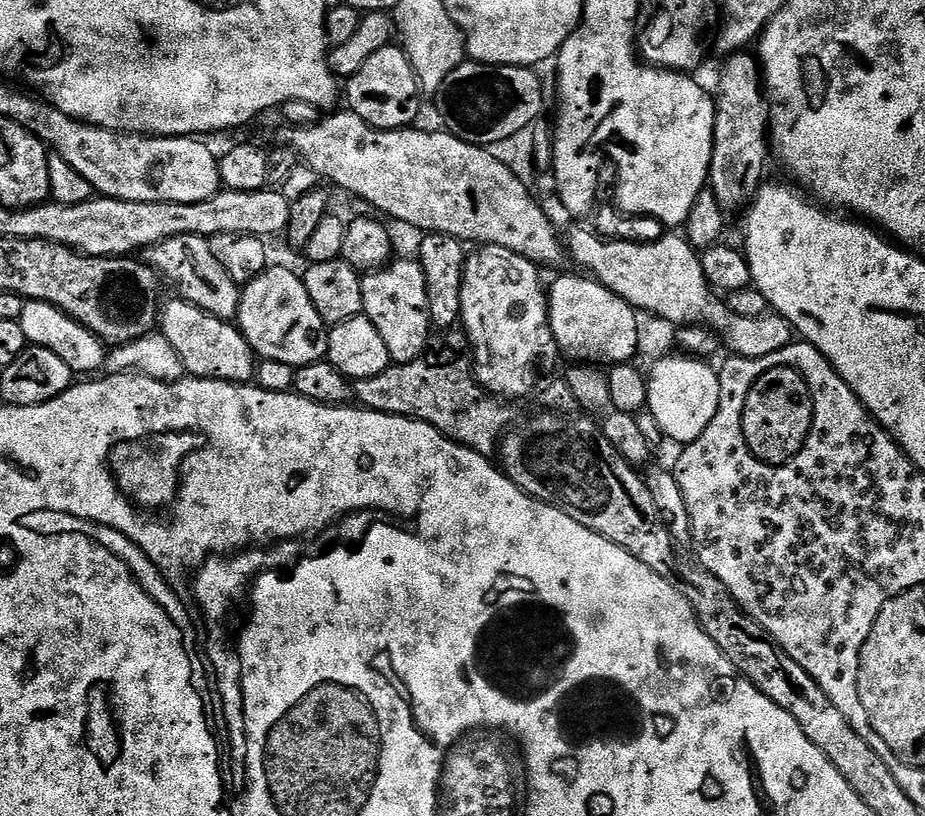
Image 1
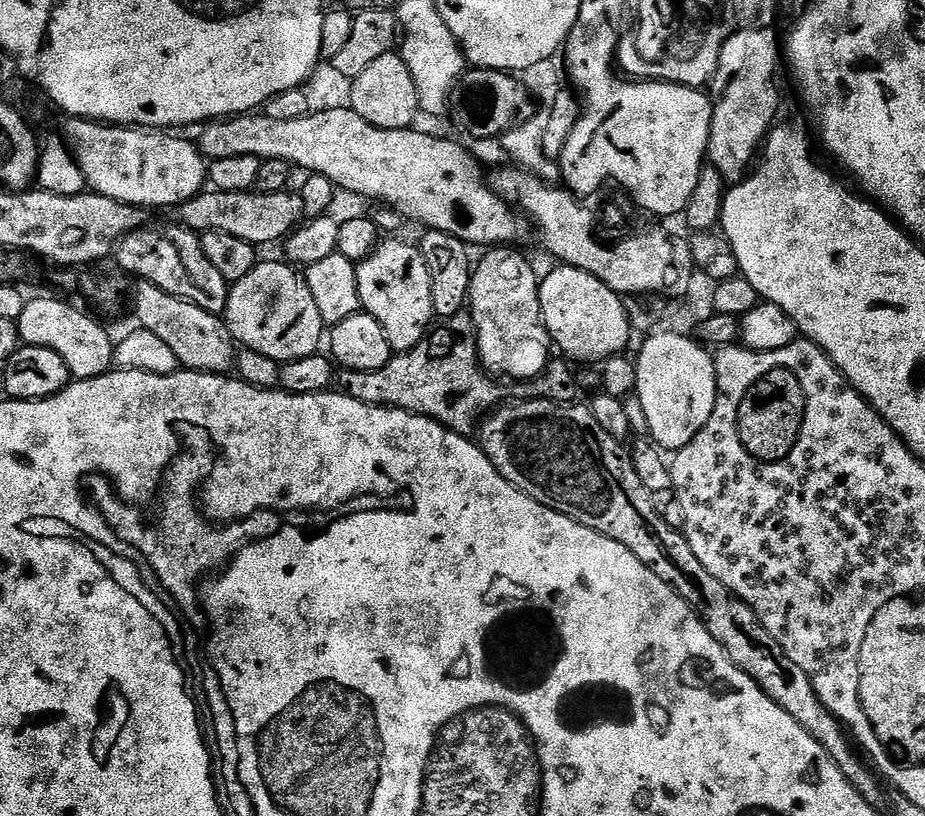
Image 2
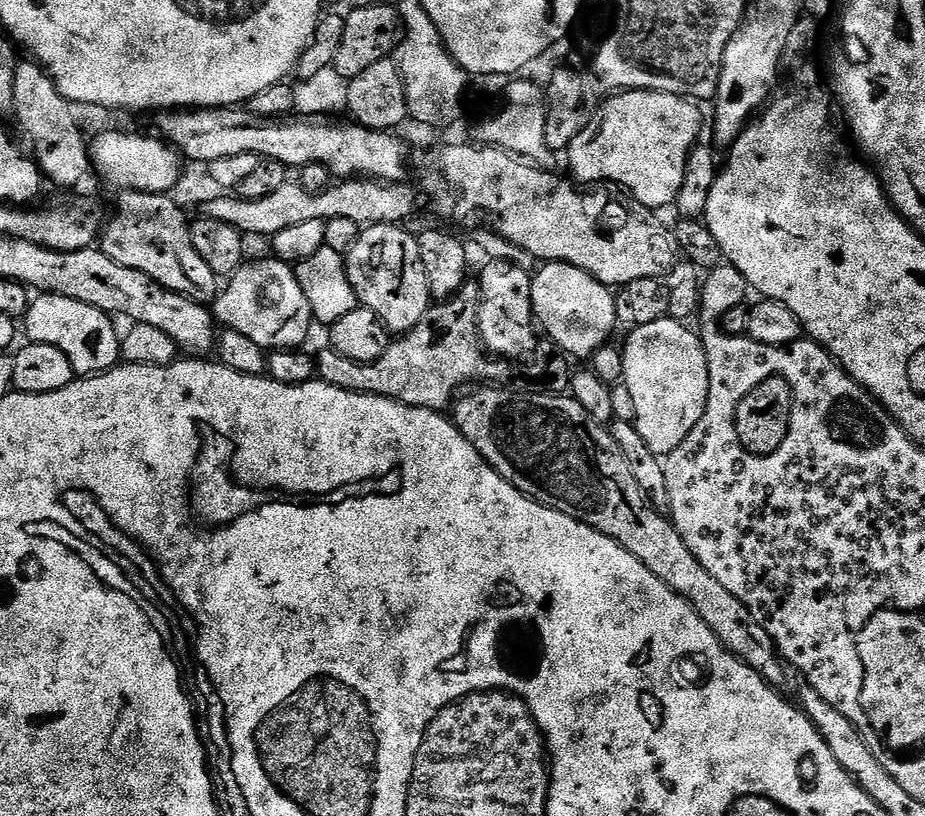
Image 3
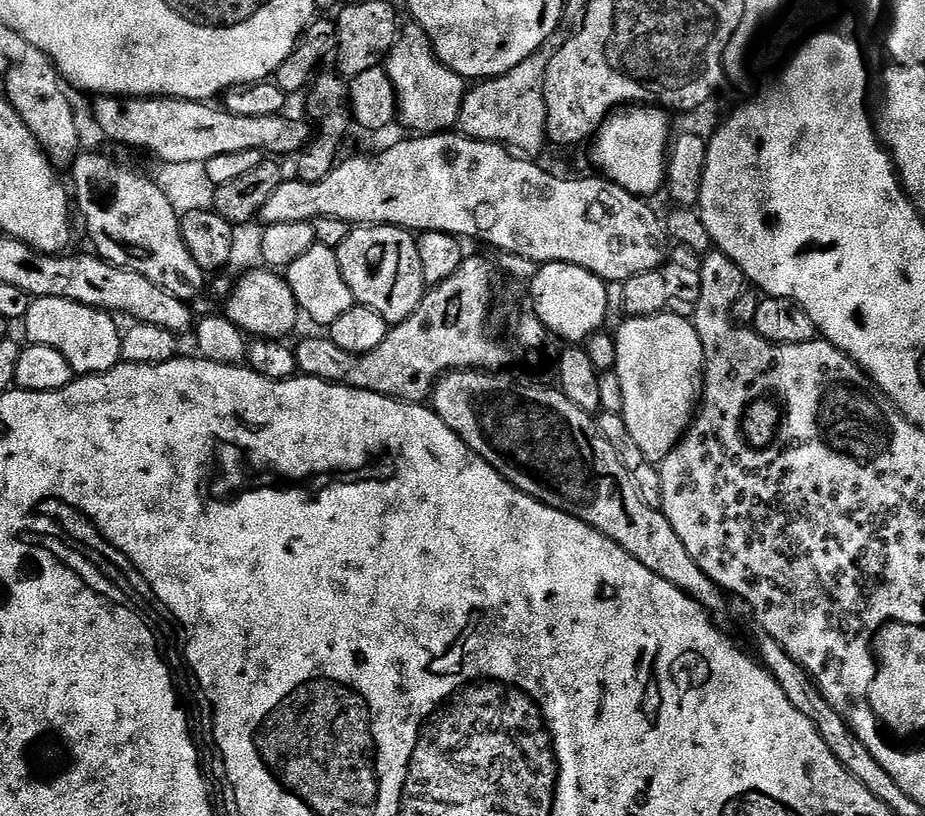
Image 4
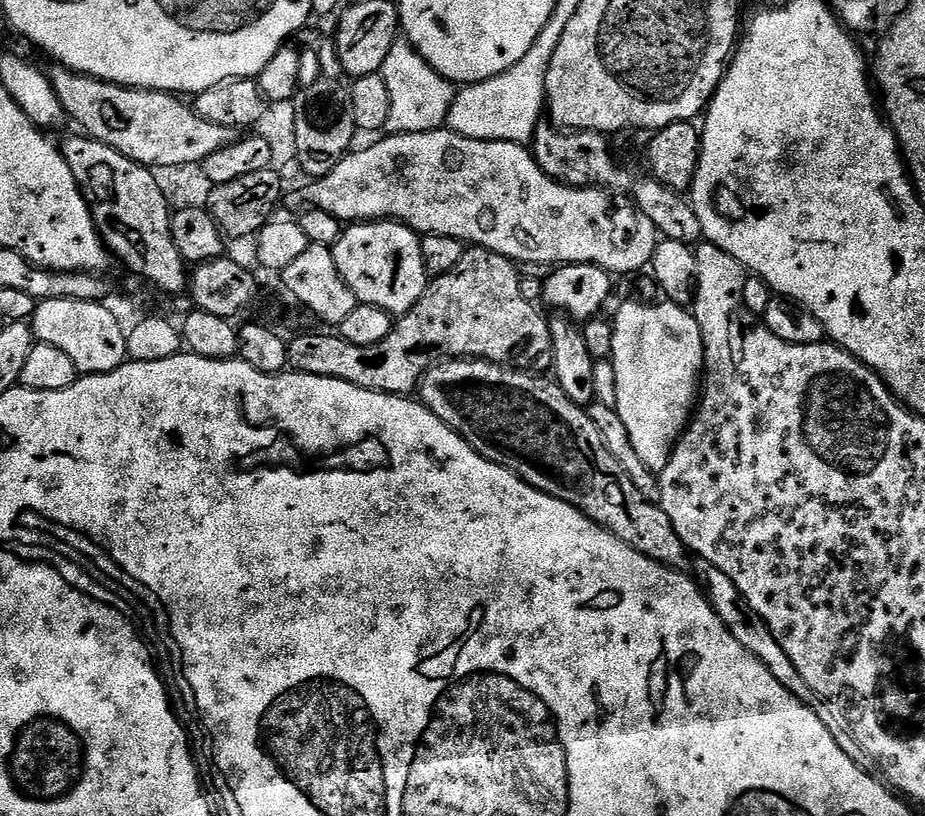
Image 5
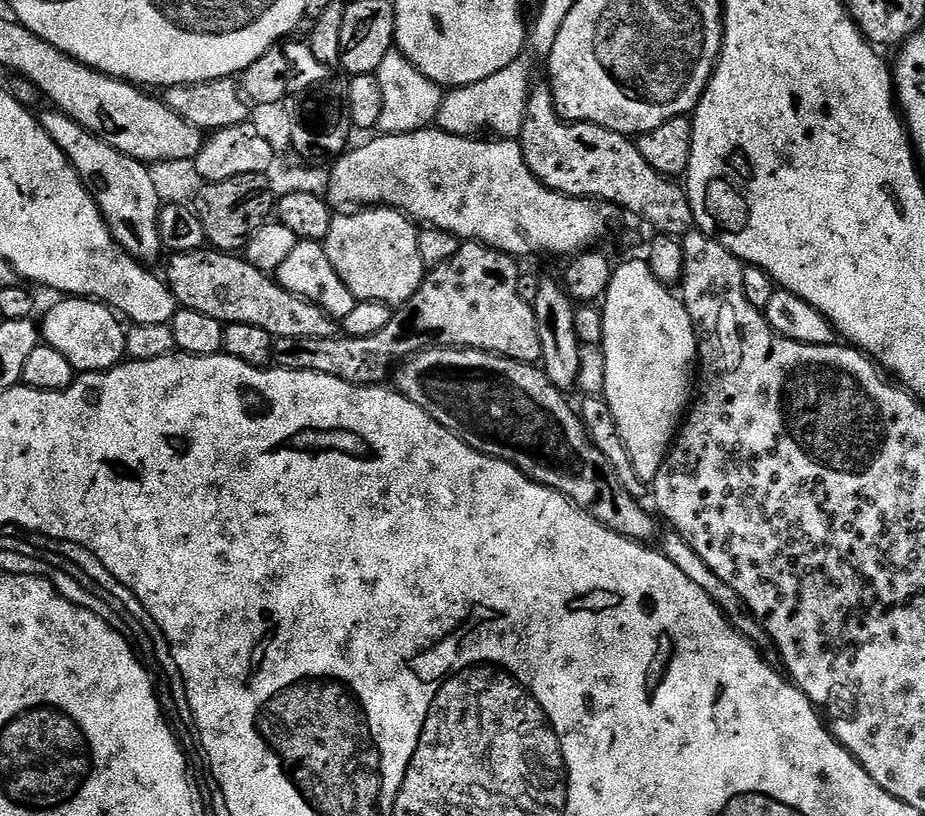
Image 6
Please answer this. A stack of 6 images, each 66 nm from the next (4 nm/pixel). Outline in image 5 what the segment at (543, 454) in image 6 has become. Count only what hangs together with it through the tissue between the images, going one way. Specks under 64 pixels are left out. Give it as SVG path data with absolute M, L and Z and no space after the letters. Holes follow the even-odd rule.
M444 358L433 363L424 373L418 384L418 396L425 408L446 422L446 426L458 433L475 452L482 454L482 458L510 470L539 492L574 506L582 515L626 542L626 546L638 550L638 554L646 554L646 558L664 564L667 568L687 569L689 557L670 518L666 518L659 503L646 502L646 498L638 494L634 482L630 482L626 470L622 470L618 458L606 450L606 442L598 426L590 422L587 411L566 398L555 379L547 375L531 376L528 372L516 371L520 370L512 366L491 364L488 360Z

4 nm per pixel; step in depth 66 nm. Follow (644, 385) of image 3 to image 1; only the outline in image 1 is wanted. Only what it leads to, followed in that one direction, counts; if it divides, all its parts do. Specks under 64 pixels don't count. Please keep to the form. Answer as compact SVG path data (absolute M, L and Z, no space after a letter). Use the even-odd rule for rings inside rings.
M669 354L663 359L657 359L651 366L652 373L647 373L648 381L648 403L646 412L652 415L654 423L660 427L660 432L668 440L673 440L677 446L693 444L710 426L710 421L714 419L714 414L718 414L718 398L720 397L720 373L715 367L711 368L711 363L700 358L693 358L689 355Z

